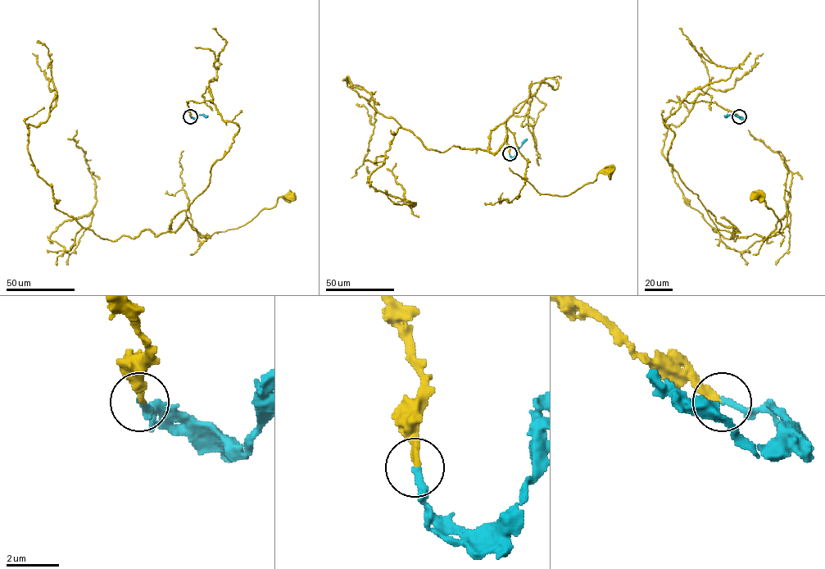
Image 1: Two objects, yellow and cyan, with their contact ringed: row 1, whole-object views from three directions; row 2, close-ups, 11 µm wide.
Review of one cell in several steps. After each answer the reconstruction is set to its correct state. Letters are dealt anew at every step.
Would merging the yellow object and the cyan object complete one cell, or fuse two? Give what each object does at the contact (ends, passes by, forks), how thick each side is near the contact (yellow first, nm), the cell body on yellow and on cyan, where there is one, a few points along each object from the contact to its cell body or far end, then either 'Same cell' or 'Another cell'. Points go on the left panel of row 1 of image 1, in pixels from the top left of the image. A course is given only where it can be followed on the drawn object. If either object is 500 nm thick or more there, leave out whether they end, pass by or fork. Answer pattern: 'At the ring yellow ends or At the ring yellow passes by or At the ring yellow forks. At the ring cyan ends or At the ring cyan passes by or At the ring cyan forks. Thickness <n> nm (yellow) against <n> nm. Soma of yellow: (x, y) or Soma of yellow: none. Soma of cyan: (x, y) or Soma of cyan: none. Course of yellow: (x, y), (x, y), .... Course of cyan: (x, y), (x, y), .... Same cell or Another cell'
At the ring yellow ends. At the ring cyan ends. Thickness 280 nm (yellow) against 240 nm. Soma of yellow: (291, 195). Soma of cyan: none. Course of yellow: (190, 116), (188, 101), (210, 101), (239, 127), (186, 210), (201, 237), (243, 225), (291, 195). Course of cyan: (190, 116), (195, 119), (198, 115), (207, 116). Same cell

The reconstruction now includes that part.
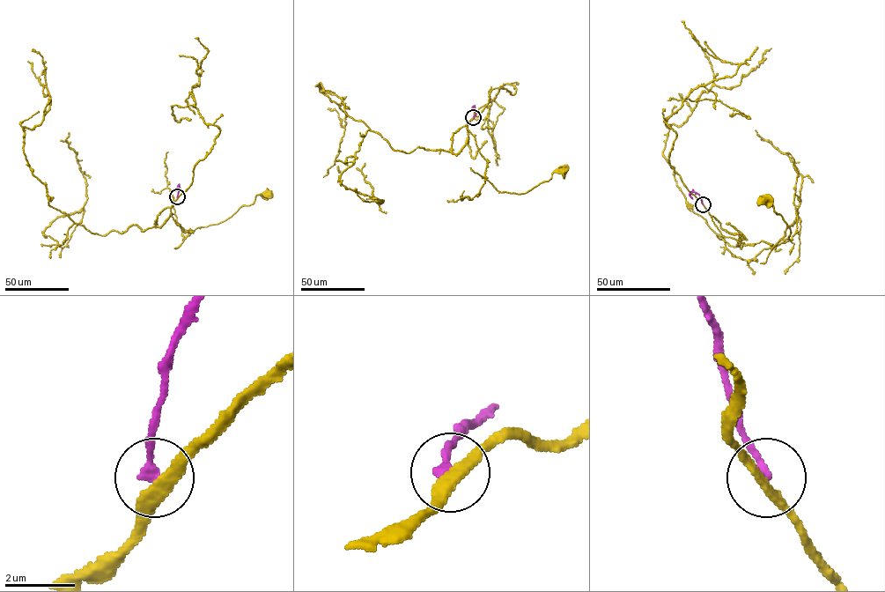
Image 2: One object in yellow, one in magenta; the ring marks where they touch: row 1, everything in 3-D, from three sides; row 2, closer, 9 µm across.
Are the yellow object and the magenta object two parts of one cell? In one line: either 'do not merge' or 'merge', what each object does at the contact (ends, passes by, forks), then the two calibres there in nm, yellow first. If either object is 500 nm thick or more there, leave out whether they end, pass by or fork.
do not merge; yellow passes by; magenta ends there; 280 nm thick on the yellow side, 280 nm on the other

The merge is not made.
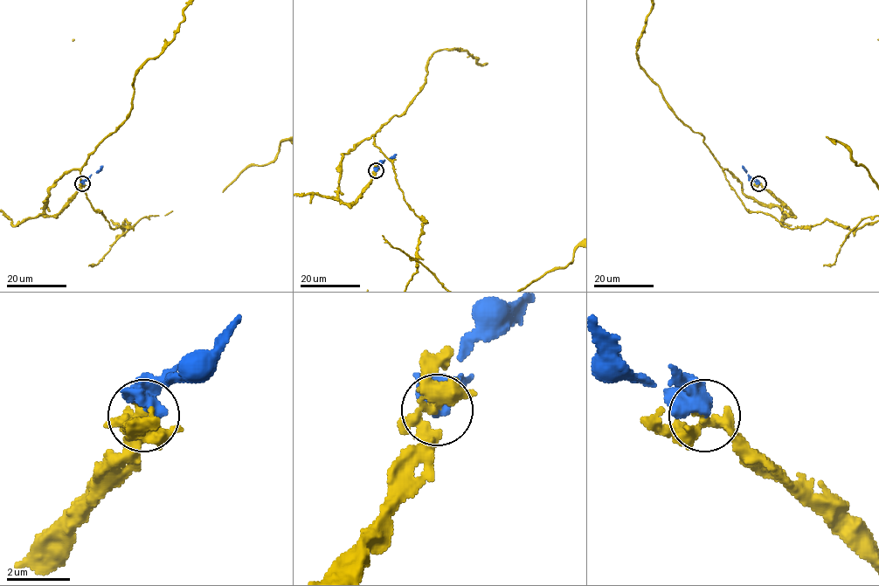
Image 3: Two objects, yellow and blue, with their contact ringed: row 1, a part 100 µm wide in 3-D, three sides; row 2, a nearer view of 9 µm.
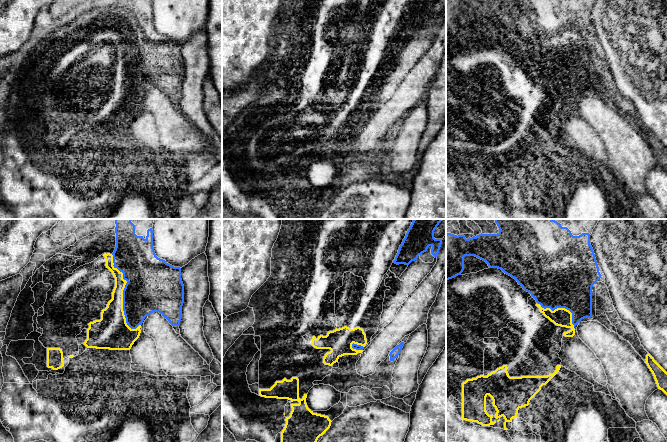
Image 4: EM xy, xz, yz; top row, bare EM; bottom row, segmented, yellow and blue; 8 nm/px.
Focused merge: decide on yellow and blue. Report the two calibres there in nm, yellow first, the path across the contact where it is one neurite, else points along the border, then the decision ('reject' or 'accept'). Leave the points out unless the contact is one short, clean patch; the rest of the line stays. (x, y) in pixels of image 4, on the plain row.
calibres 200 and 420 nm; accept

